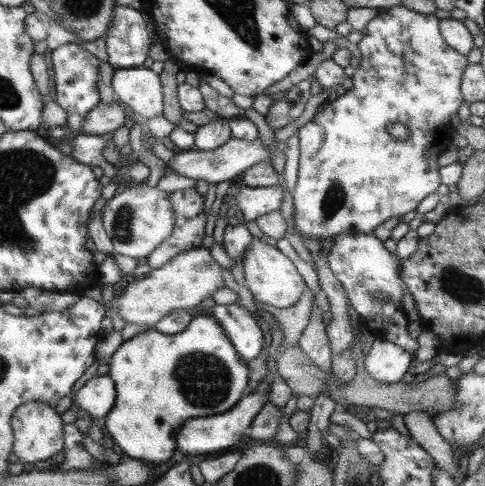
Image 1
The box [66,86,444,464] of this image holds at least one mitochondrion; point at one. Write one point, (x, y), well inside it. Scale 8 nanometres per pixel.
(210, 380)

